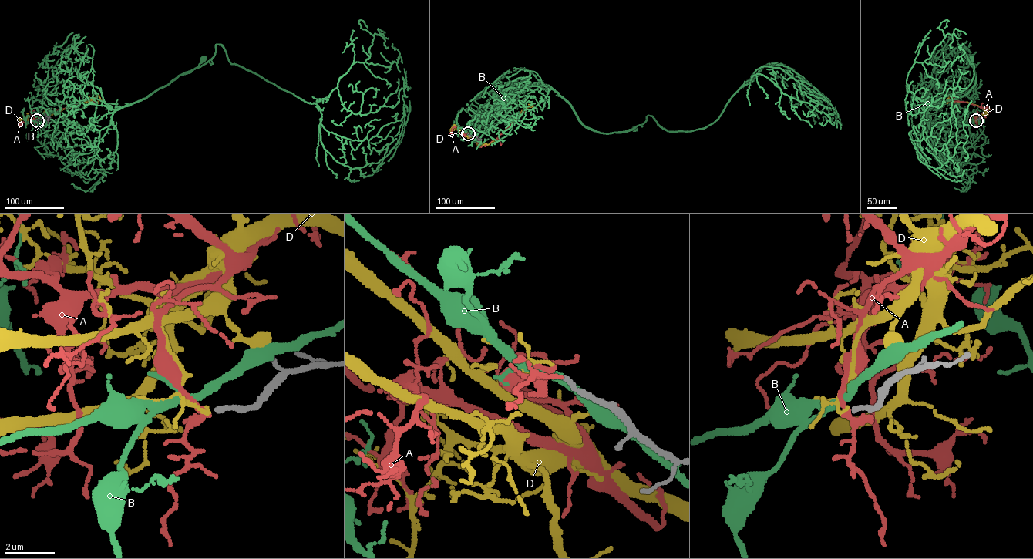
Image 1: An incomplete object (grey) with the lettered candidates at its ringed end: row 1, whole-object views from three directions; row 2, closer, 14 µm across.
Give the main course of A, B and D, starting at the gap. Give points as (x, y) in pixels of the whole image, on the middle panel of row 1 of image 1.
A: (467, 133), (454, 126), (450, 133)
B: (467, 133), (479, 139), (523, 89), (545, 85), (562, 96), (578, 119), (590, 129), (602, 133), (634, 129)
D: (467, 133), (454, 124), (450, 134)

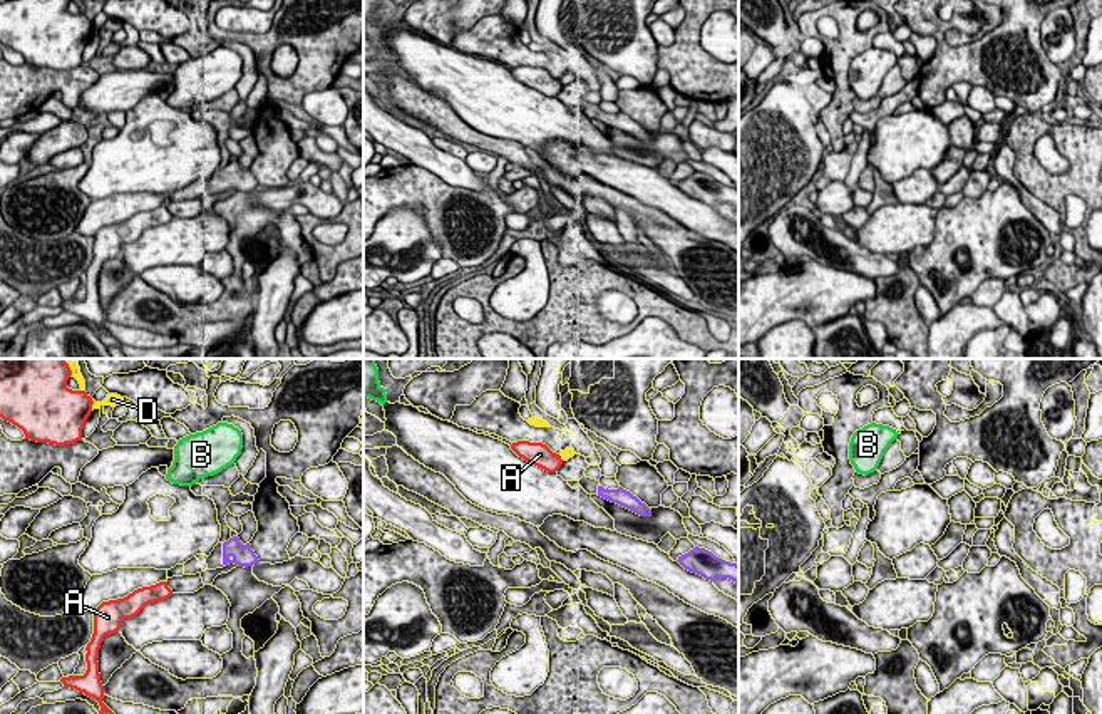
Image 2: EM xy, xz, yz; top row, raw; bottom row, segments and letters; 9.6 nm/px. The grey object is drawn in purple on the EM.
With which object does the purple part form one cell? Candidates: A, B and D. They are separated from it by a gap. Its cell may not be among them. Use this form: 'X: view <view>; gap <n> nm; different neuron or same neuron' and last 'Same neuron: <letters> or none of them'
A: view xz; gap 420 nm; different neuron
B: view xy; gap 600 nm; different neuron
D: view xz; gap 380 nm; different neuron
Same neuron: none of them

